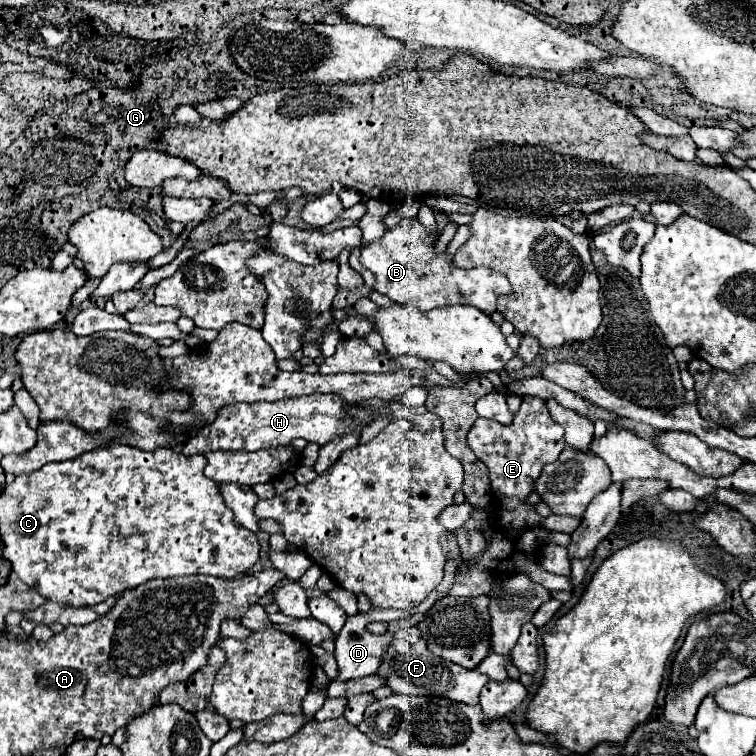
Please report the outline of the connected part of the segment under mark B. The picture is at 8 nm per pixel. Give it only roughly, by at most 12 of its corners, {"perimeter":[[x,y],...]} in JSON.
{"perimeter":[[418,218],[364,246],[374,290],[422,312],[492,314],[512,290],[490,268],[454,268]]}

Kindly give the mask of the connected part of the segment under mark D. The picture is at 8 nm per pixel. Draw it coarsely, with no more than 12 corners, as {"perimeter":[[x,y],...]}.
{"perimeter":[[372,608],[348,616],[336,636],[336,680],[376,672],[390,634],[372,621],[397,621],[408,610]]}

